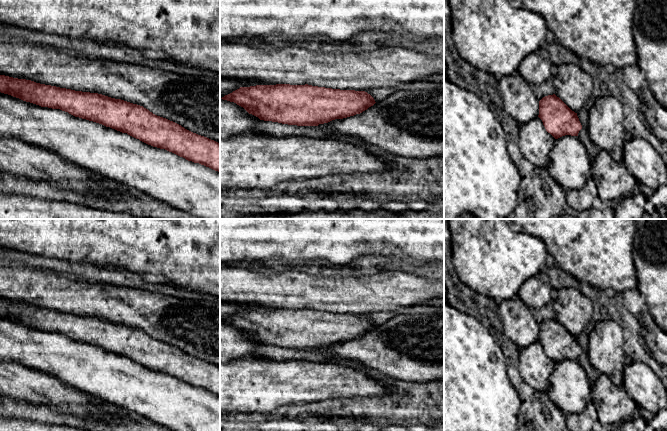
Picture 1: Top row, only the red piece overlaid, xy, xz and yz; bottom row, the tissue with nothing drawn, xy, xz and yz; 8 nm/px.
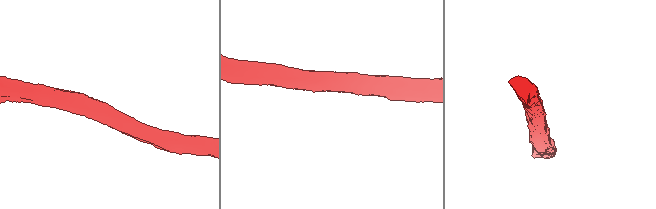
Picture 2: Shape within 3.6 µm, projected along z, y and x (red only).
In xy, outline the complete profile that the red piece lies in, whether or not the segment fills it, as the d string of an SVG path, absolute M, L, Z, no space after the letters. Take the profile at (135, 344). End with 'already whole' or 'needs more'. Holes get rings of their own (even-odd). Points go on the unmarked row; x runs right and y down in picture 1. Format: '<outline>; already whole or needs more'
M0 299L0 316L127 357L148 369L220 396L220 367L157 340L143 330L5 299Z; already whole

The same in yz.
M555 318L545 320L539 325L538 341L546 355L555 363L565 359L578 360L582 353L577 337Z; already whole

